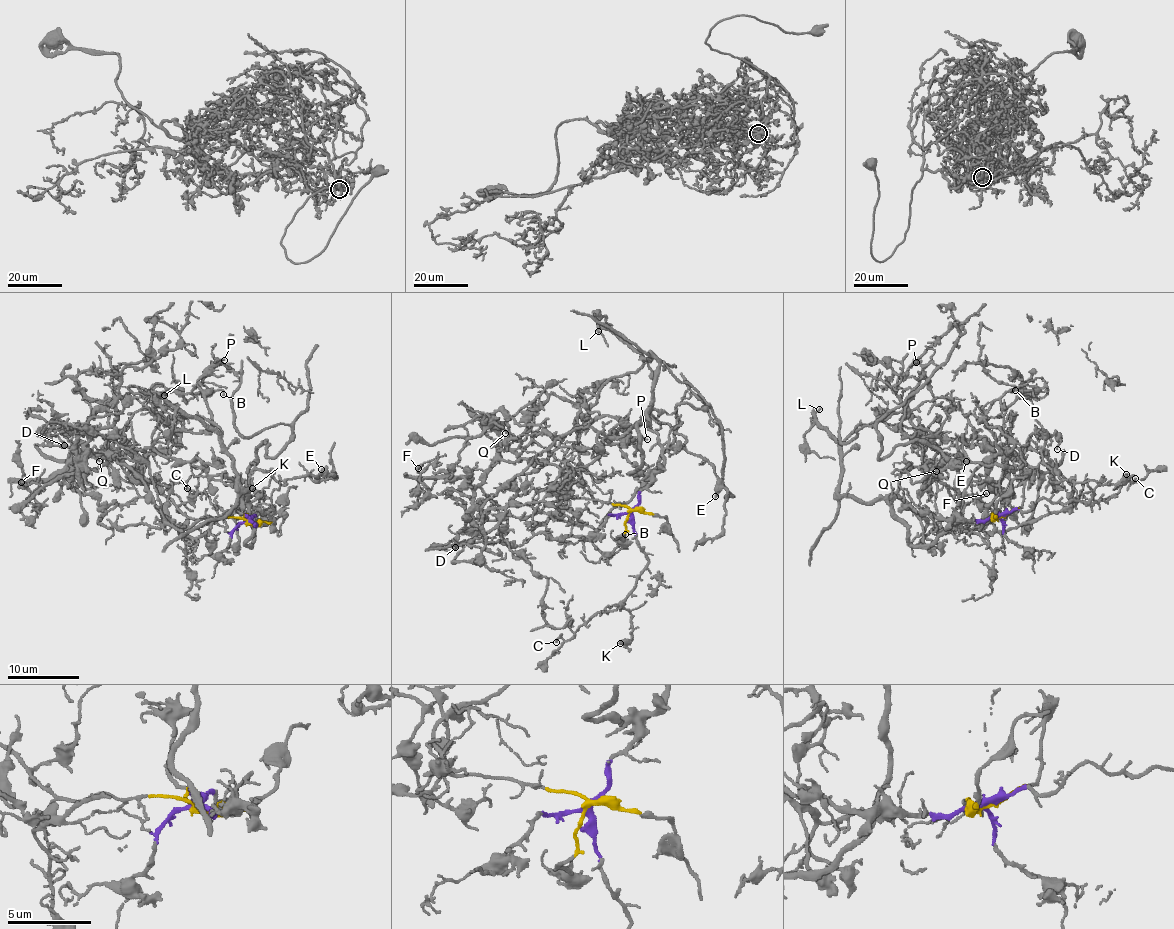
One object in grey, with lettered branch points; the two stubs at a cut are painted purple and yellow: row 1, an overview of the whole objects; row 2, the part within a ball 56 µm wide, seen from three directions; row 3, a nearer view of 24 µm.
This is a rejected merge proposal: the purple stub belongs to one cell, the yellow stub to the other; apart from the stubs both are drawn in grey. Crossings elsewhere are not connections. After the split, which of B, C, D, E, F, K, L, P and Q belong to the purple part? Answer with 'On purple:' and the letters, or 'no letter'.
On purple: C, E, K, L

